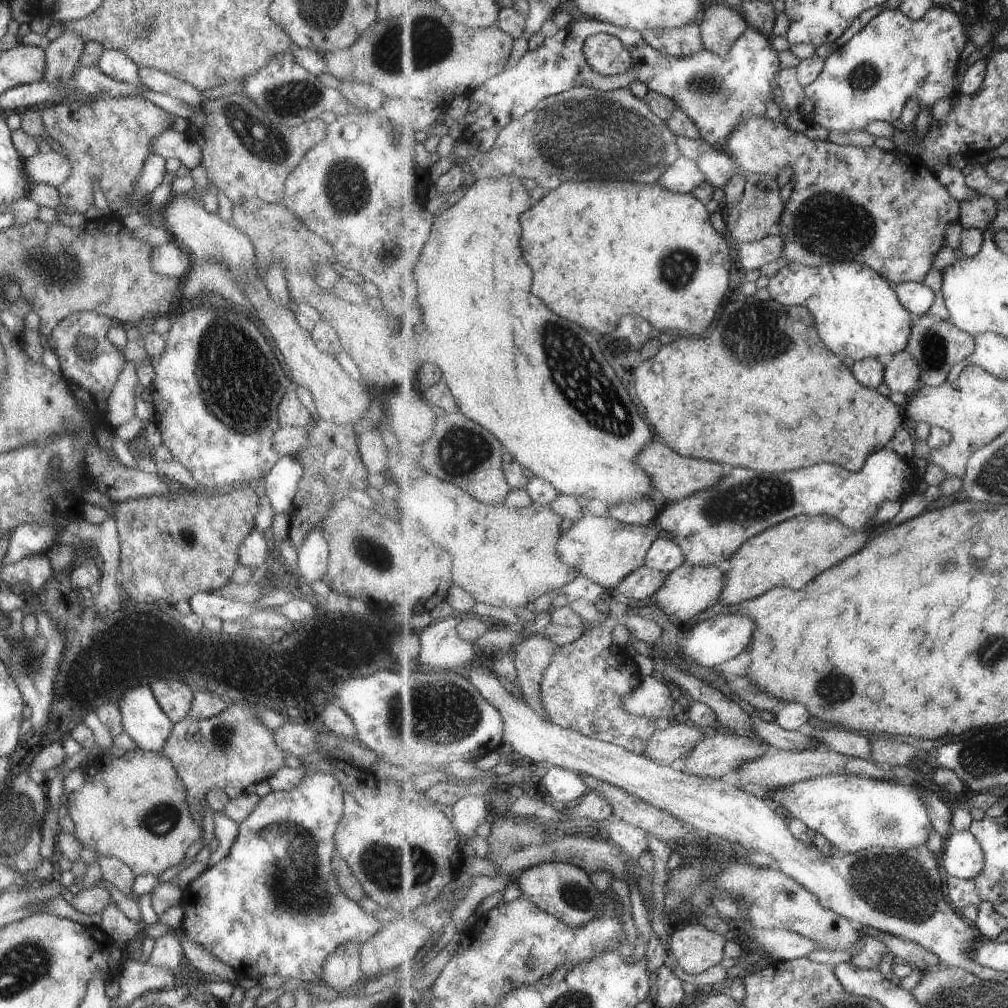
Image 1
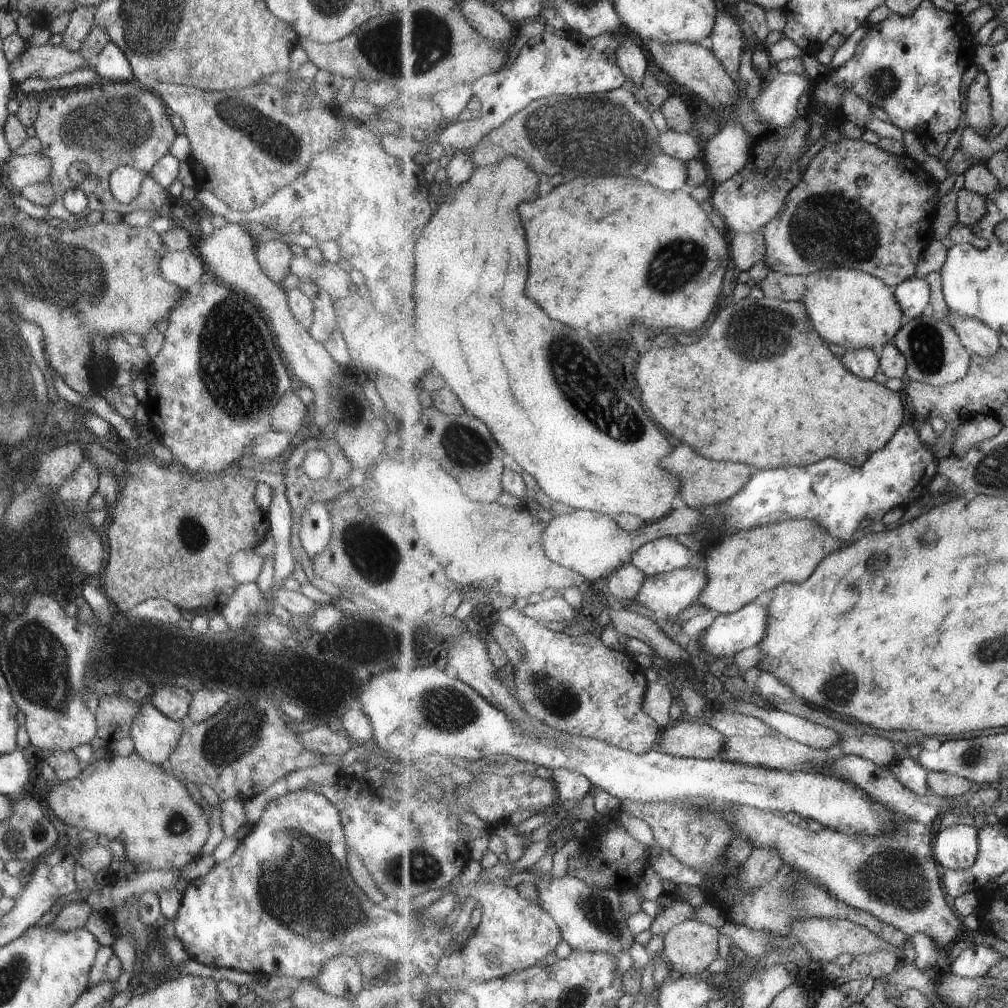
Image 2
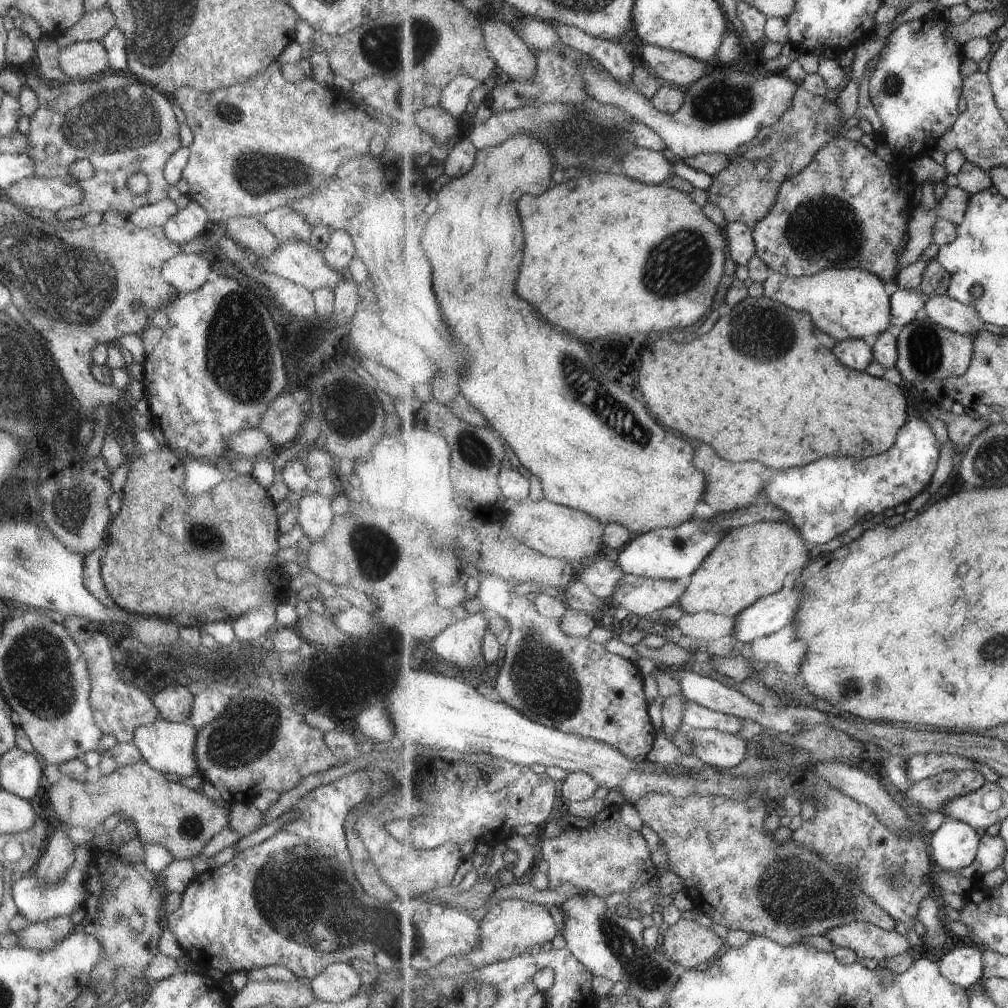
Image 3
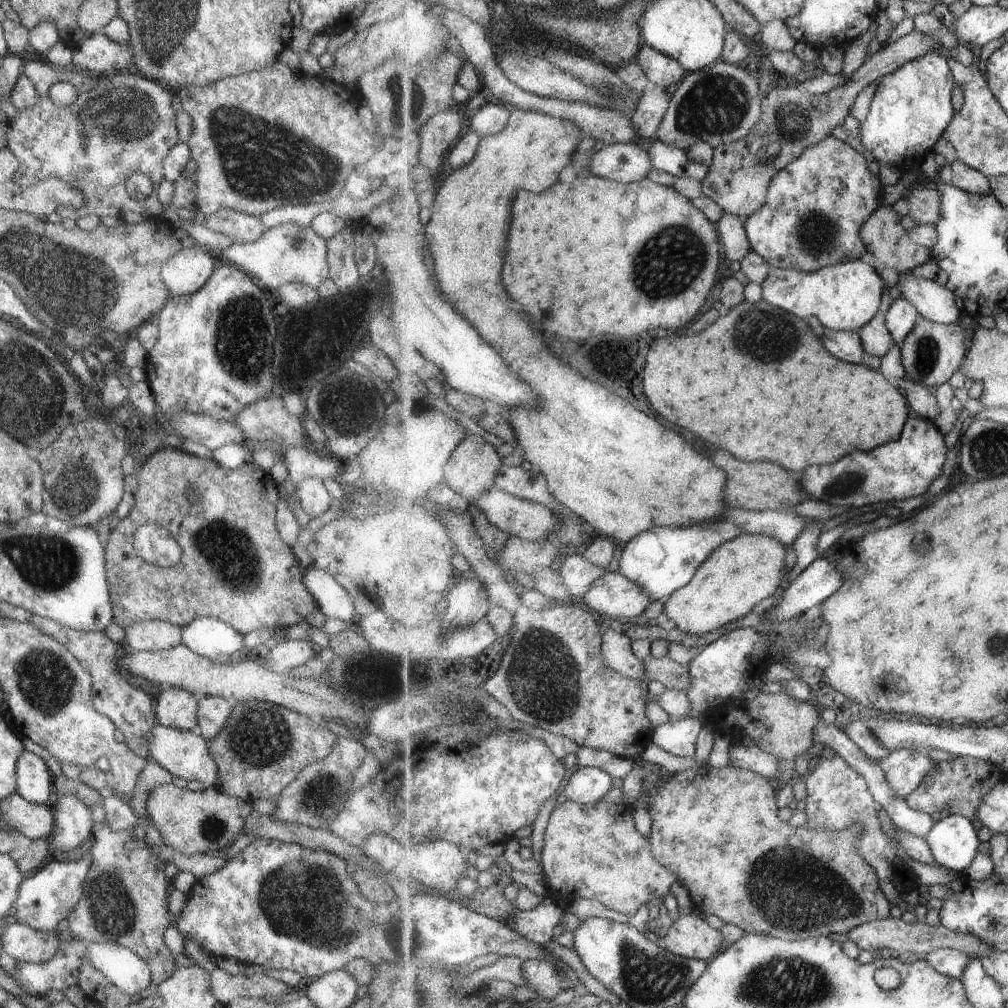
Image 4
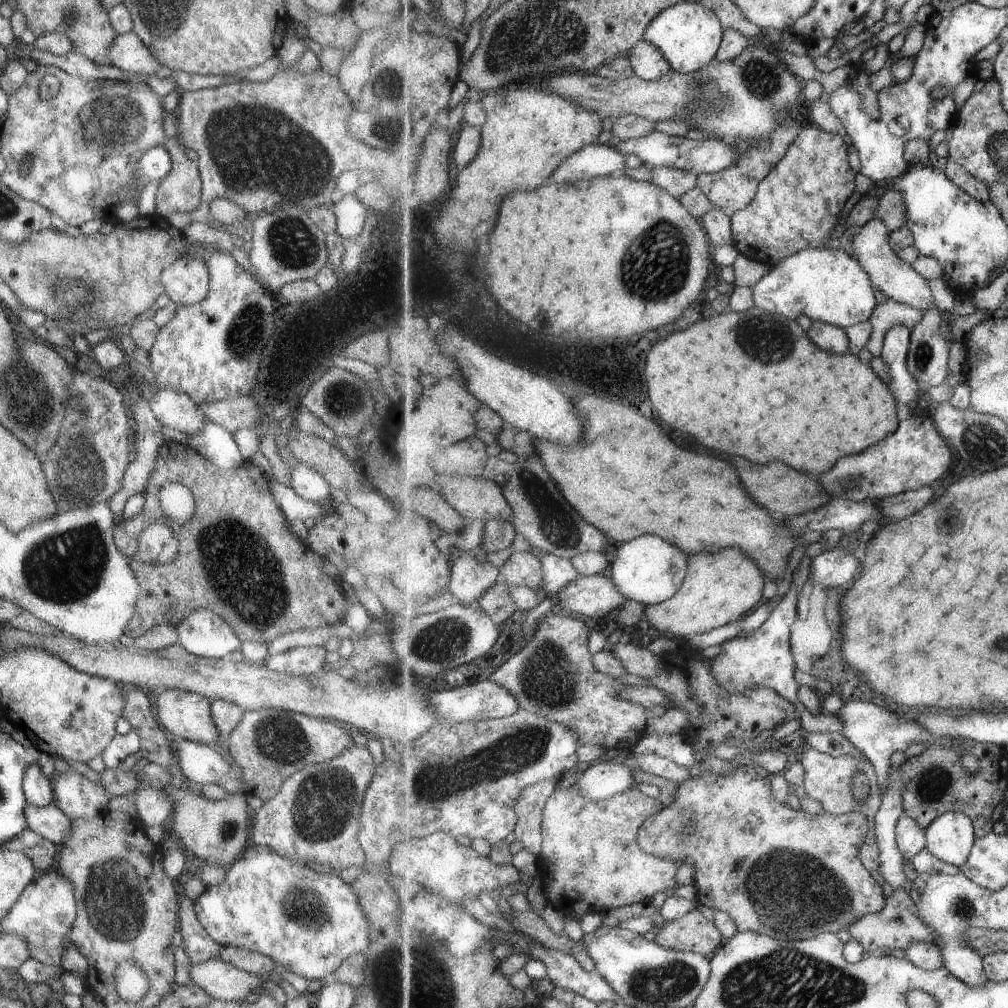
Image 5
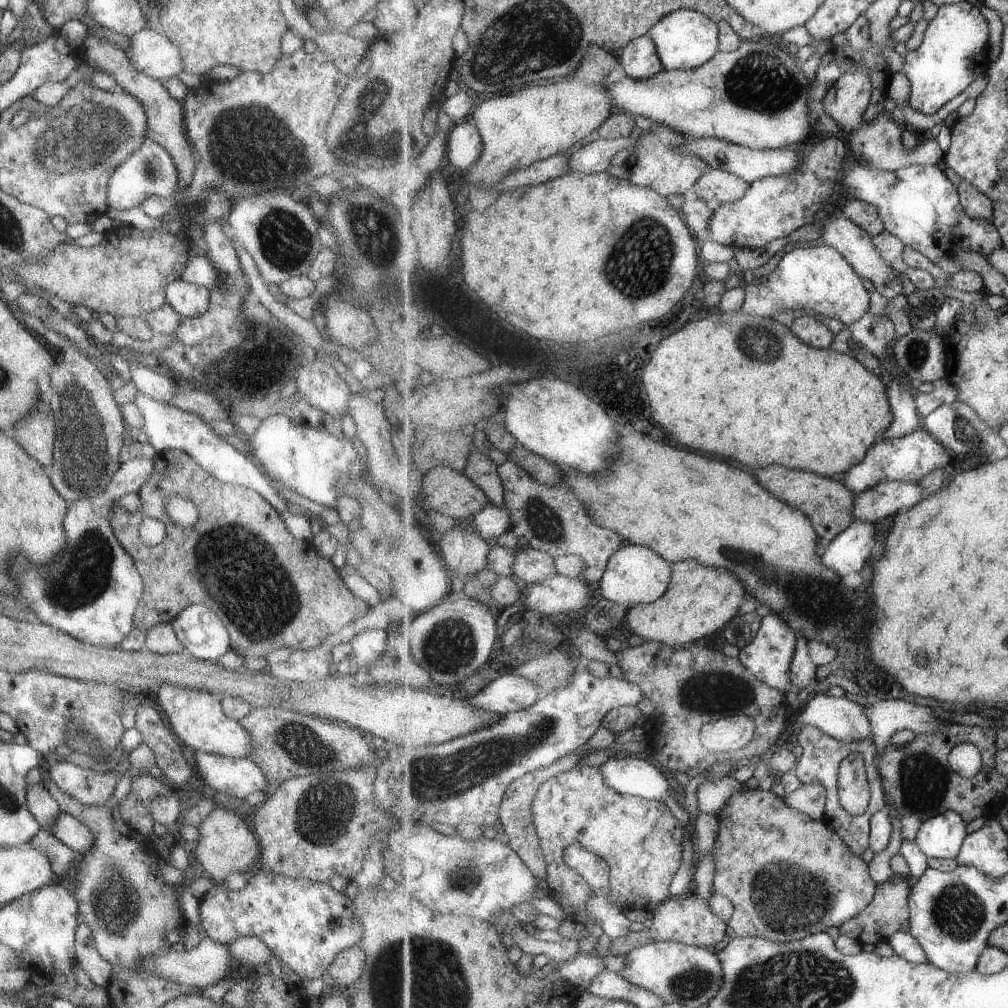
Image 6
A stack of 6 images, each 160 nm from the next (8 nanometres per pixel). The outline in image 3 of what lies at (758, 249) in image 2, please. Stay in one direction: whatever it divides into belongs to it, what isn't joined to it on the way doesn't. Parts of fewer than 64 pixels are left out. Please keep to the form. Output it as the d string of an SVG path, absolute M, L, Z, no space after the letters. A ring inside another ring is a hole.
M743 222L725 223L727 232L727 246L731 252L731 259L736 265L747 267L751 258L757 255L753 227Z

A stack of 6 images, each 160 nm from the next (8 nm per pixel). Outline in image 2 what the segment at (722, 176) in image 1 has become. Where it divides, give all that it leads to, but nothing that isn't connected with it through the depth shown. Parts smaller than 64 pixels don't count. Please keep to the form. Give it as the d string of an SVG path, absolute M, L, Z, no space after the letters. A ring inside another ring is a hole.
M670 129L661 134L660 147L668 156L689 164L691 160L702 160L703 146L690 133L679 133Z

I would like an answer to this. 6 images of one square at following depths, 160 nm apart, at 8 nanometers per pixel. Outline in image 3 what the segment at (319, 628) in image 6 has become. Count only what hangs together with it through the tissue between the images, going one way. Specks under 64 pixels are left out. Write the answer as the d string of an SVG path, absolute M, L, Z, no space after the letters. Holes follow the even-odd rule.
M158 448L153 452L147 452L147 454L141 454L141 456L133 456L129 459L130 466L127 472L127 478L125 478L125 484L121 488L121 508L117 514L112 515L112 518L106 529L107 542L105 544L105 550L101 554L99 560L99 570L101 571L101 580L105 585L105 590L109 594L109 598L123 610L127 612L133 612L135 615L153 616L155 618L163 619L167 622L175 624L177 627L196 627L199 628L205 625L207 622L217 622L227 620L232 622L235 618L239 618L241 614L245 614L247 610L255 610L263 604L263 600L271 600L275 604L284 604L286 602L287 594L290 593L289 586L285 586L285 580L283 580L282 567L275 567L275 552L279 550L277 545L277 520L278 516L275 512L273 500L271 500L268 490L259 486L255 482L255 478L251 474L236 474L234 478L222 479L219 484L213 486L207 492L202 493L199 496L190 498L184 493L182 484L184 480L184 467L181 457L173 449ZM229 558L235 558L235 560L241 560L241 562L247 562L251 566L251 570L255 572L251 578L247 580L241 580L241 582L230 582L217 578L213 572L215 562L219 560L229 560Z

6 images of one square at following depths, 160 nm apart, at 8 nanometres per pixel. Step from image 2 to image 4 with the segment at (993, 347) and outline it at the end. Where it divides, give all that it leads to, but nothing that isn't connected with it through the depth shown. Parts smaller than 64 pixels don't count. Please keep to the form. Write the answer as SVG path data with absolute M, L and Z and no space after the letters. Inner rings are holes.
M907 273L902 276L899 285L902 286L902 296L918 308L921 318L950 325L964 314L955 293L938 282Z

